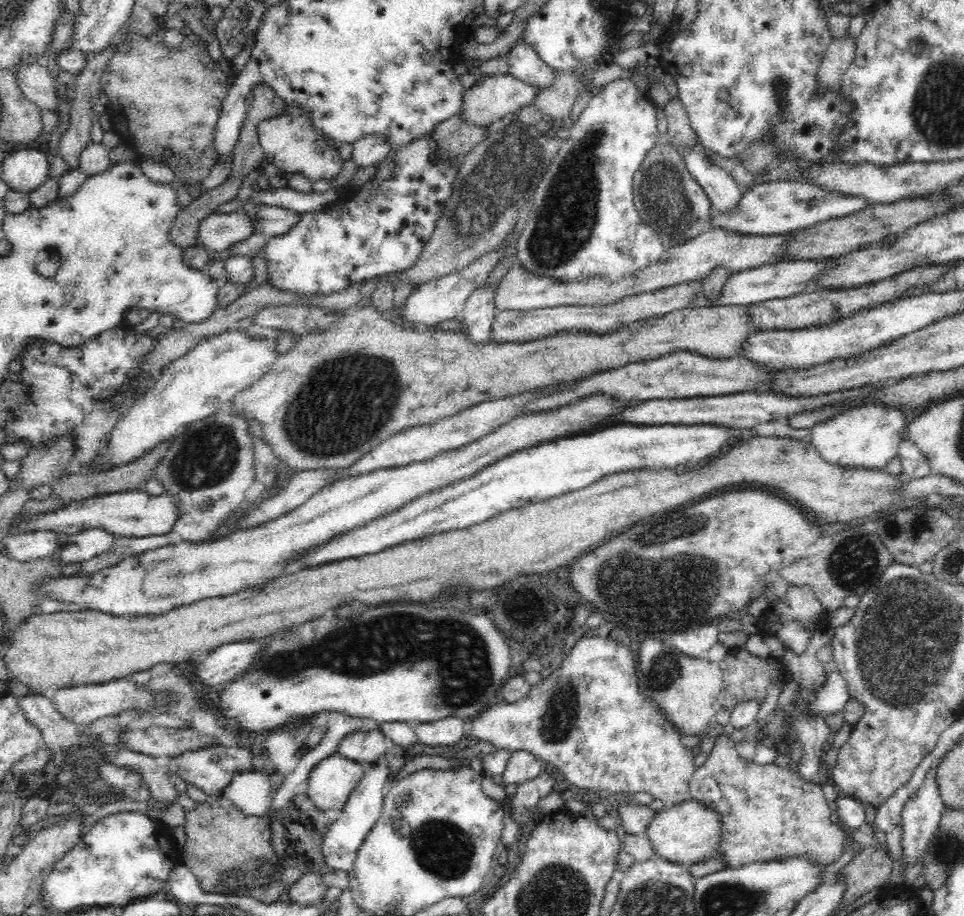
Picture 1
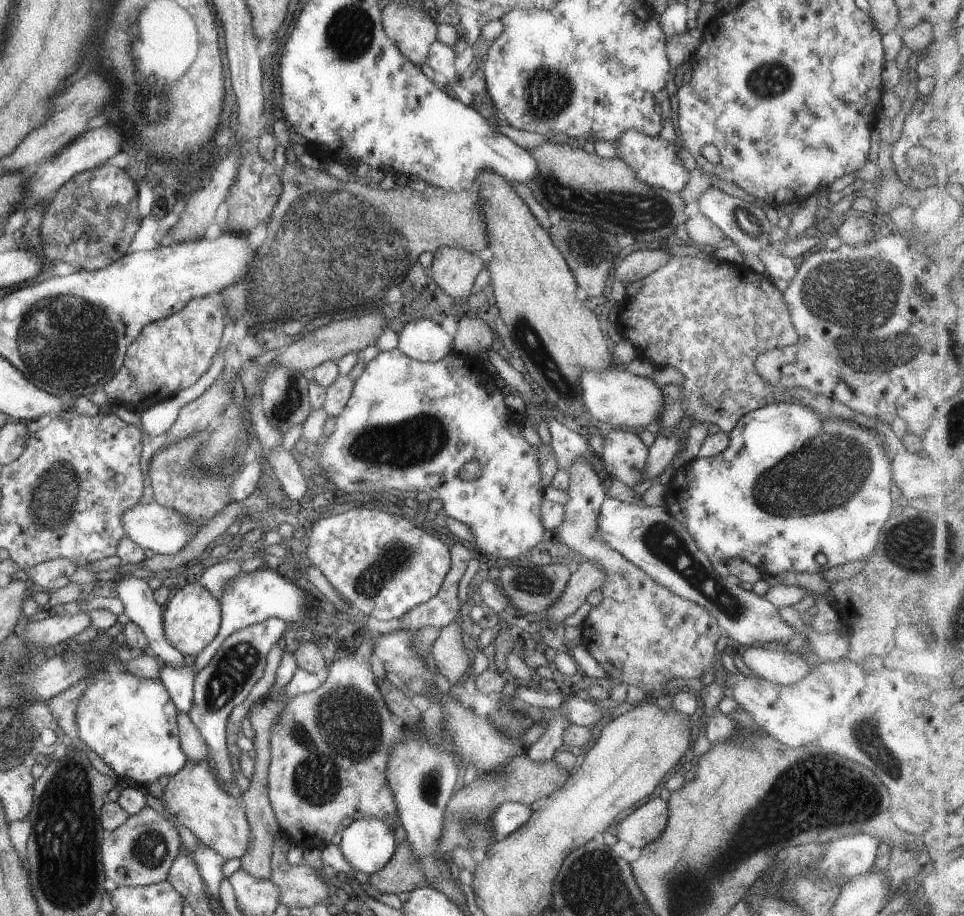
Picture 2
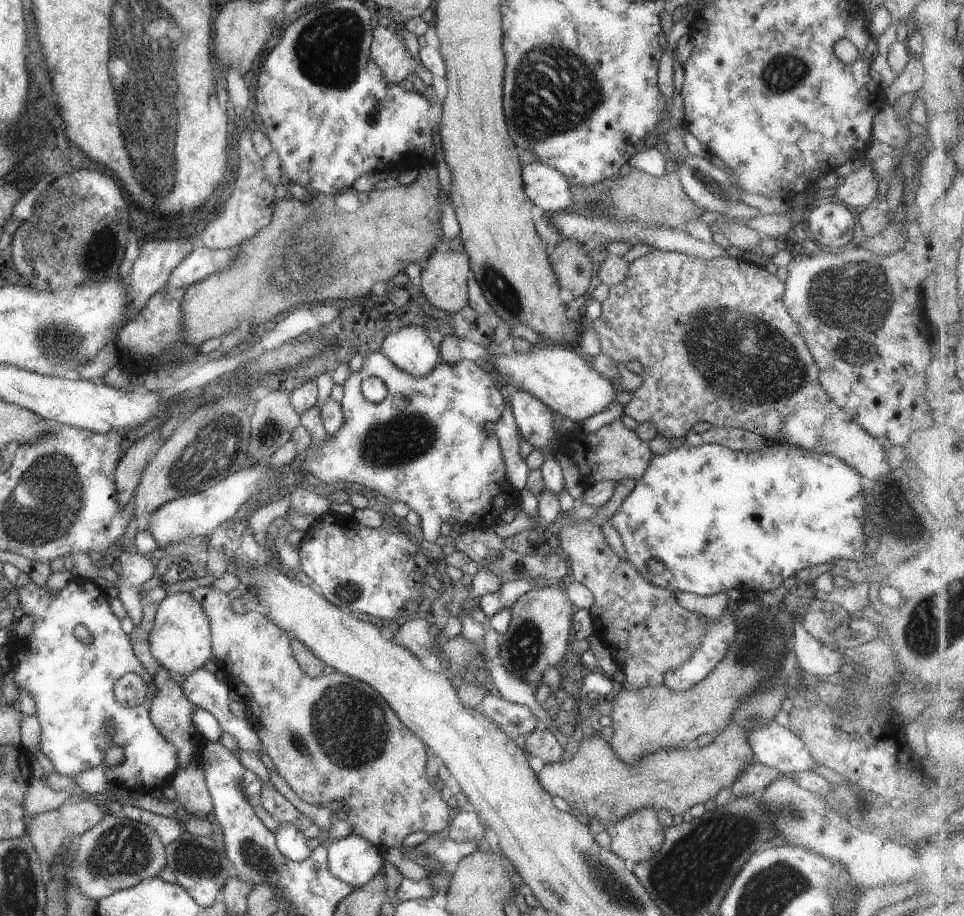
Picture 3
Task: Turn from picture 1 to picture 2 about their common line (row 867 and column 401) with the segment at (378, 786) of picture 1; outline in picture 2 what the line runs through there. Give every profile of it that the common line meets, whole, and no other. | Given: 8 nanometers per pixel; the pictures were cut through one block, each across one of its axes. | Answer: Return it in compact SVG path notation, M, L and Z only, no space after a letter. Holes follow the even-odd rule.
M429 318L418 319L414 320L414 322L408 322L400 330L397 347L402 354L410 358L434 364L434 362L442 360L446 354L454 353L454 338L442 329L440 323L434 322L434 320Z

